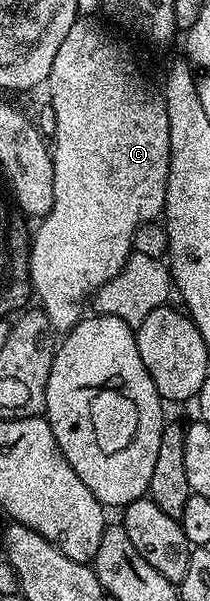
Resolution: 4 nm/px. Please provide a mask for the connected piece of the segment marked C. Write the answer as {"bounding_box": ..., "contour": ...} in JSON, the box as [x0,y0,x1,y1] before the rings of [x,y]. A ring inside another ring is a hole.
{"bounding_box":[29,16,171,331],"contour":[[[80,16],[69,27],[69,35],[57,47],[57,59],[53,59],[49,86],[51,95],[49,102],[53,105],[56,115],[56,133],[53,136],[53,207],[47,212],[47,216],[38,222],[39,230],[33,233],[29,241],[31,251],[31,287],[43,314],[49,319],[52,330],[66,331],[72,329],[84,316],[83,304],[88,304],[89,298],[99,290],[107,281],[113,279],[125,267],[127,258],[133,252],[135,233],[139,226],[147,221],[154,221],[163,212],[165,195],[167,194],[167,180],[169,179],[169,163],[171,162],[171,148],[169,147],[169,115],[167,114],[167,102],[163,100],[160,90],[155,89],[147,82],[145,74],[139,70],[135,57],[119,41],[114,41],[101,26],[90,16]]]}

